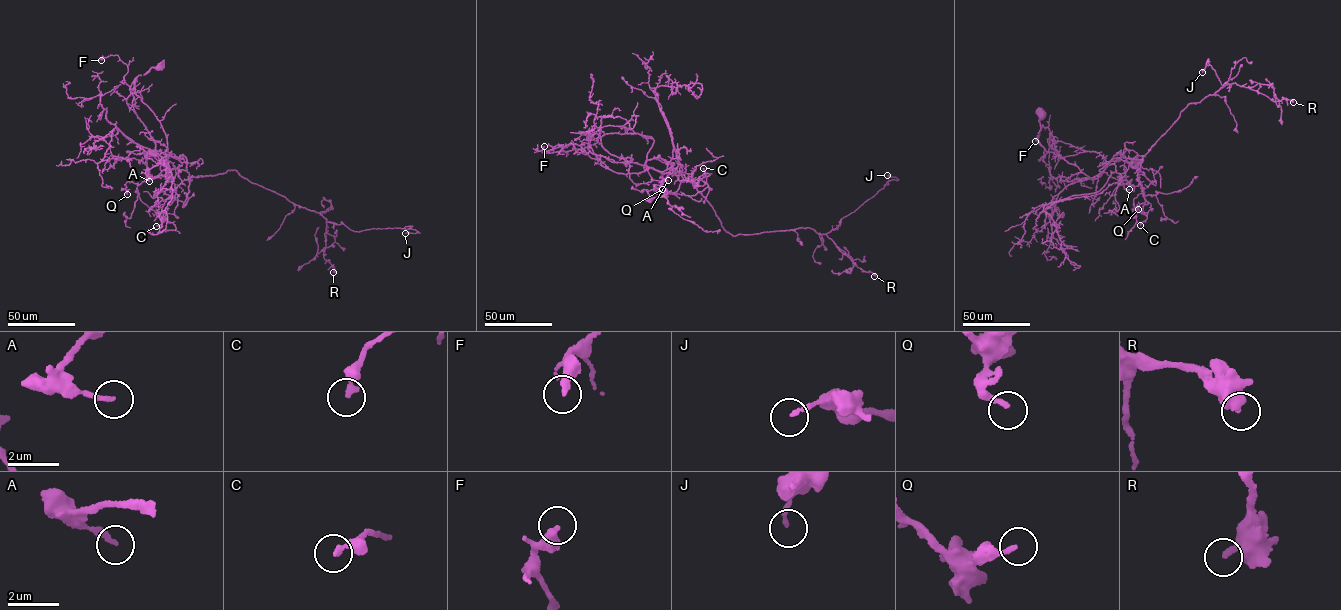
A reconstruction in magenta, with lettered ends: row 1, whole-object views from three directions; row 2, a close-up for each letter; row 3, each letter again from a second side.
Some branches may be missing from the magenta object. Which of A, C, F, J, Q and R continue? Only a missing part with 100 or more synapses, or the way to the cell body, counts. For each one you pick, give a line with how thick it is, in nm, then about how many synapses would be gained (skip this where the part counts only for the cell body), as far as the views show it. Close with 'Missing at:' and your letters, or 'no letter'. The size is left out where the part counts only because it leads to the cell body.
Missing at: no letter

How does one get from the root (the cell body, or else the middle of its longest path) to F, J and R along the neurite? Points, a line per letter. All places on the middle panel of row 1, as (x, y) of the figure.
F: (588, 137), (580, 131), (651, 138), (647, 169), (618, 173), (574, 149), (549, 153), (544, 146)
J: (588, 137), (580, 131), (653, 139), (647, 159), (670, 162), (734, 236), (826, 234), (898, 179), (887, 175)
R: (588, 137), (580, 131), (651, 138), (647, 159), (659, 155), (692, 182), (727, 232), (808, 227), (874, 276)

